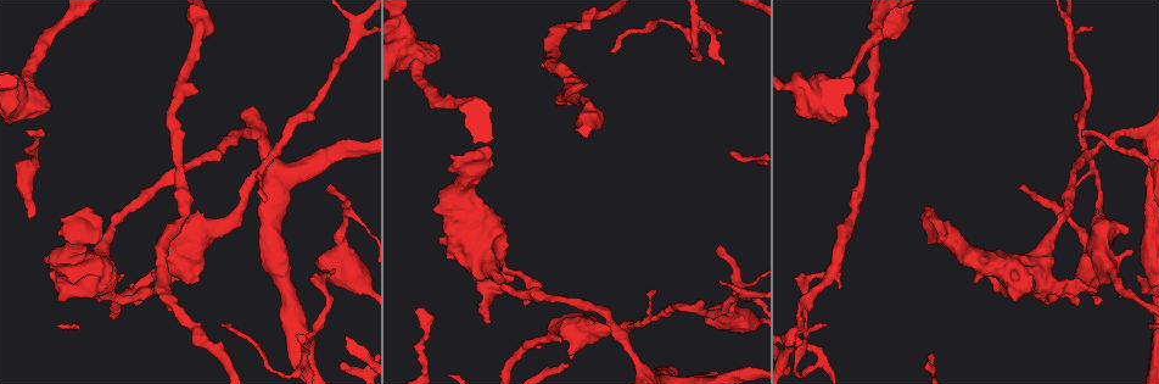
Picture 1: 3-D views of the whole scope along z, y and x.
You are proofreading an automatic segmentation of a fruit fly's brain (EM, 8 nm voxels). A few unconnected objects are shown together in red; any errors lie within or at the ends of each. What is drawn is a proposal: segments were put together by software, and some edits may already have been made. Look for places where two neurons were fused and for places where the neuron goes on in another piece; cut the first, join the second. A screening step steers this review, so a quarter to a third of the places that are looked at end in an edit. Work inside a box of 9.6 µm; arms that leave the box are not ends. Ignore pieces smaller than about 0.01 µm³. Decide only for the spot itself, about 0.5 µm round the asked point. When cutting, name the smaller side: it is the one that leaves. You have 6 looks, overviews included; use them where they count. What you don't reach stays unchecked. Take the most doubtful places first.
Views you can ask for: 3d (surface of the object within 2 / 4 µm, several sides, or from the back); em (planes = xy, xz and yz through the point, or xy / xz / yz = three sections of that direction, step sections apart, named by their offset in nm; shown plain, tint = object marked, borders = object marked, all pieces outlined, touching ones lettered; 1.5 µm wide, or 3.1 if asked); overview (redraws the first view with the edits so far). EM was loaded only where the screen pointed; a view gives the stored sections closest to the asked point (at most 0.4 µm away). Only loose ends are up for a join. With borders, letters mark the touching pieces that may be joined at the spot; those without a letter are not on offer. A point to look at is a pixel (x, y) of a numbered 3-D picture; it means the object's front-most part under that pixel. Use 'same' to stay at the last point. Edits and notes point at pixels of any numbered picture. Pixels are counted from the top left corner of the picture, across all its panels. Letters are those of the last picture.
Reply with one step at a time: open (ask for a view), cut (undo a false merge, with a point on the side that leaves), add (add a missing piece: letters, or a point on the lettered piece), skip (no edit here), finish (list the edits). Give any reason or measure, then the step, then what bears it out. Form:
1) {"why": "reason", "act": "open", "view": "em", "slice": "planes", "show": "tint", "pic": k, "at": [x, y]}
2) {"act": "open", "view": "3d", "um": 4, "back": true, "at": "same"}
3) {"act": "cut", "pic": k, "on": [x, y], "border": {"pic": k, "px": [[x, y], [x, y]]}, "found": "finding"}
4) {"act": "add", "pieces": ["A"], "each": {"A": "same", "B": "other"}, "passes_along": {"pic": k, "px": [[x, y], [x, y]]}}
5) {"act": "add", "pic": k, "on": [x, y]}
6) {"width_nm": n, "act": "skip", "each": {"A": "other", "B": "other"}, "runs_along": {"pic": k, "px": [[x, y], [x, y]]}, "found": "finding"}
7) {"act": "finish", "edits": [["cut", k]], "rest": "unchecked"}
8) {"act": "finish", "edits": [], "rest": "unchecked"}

{"why": "branch stops here", "act": "open", "view": "em", "slice": "xz", "step": 8, "show": "borders", "pic": 1, "at": [721, 250]}

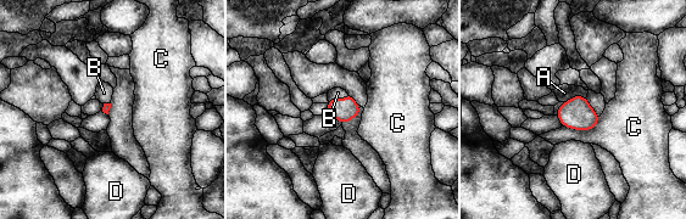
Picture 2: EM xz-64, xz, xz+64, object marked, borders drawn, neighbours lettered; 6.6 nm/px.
{"act": "open", "view": "em", "slice": "planes", "show": "borders", "at": "same"}

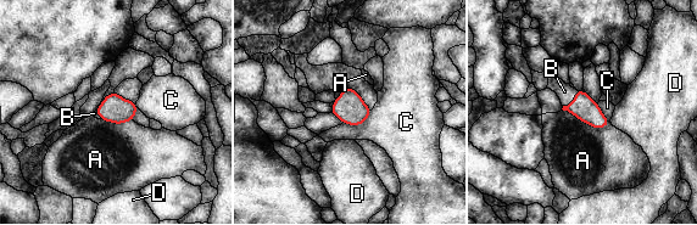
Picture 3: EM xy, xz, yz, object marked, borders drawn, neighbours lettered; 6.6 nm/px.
{"width_nm": 160, "act": "add", "pieces": ["B"], "each": {"A": "other", "B": "same", "C": "other", "D": "other"}, "passes_along": {"pic": 3, "px": [[584, 108], [574, 101], [564, 91]]}, "found": "the neuron continues"}

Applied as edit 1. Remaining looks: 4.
{"act": "open", "view": "overview"}

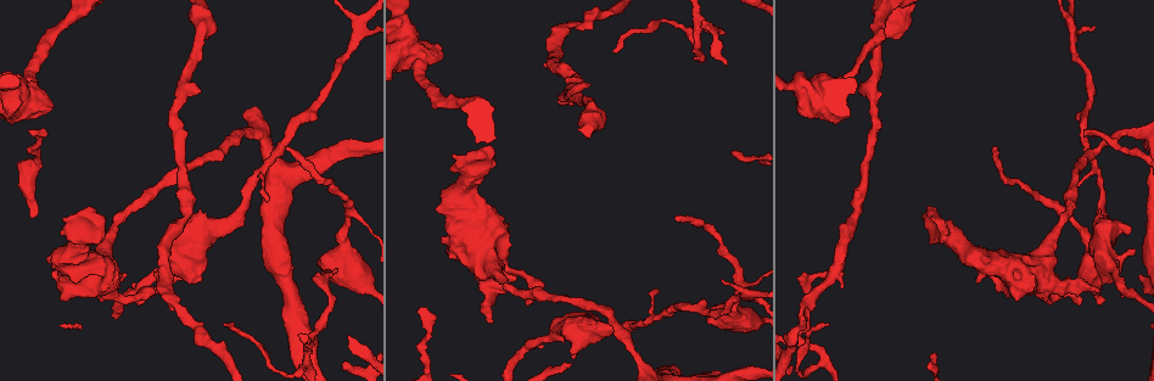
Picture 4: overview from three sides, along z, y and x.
{"why": "long arm stops here", "act": "open", "view": "3d", "um": 4, "pic": 4, "at": [675, 218]}

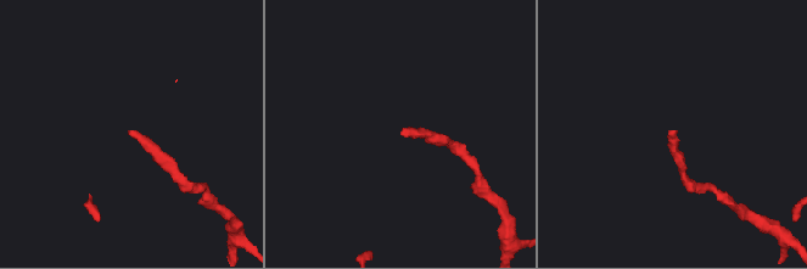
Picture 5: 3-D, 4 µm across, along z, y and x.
{"act": "open", "view": "em", "slice": "planes", "show": "borders", "pic": 5, "at": [128, 130]}

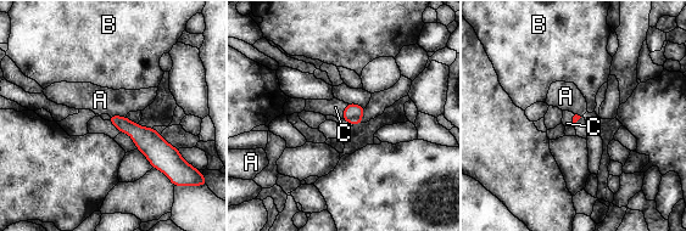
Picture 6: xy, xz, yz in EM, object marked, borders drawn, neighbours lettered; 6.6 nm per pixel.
{"act": "add", "pieces": ["C"], "each": {"A": "other", "B": "other", "C": "same"}, "passes_along": {"pic": 6, "px": [[352, 113], [344, 111], [335, 107]]}, "found": "the neuron continues"}

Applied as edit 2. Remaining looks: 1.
{"act": "finish", "edits": [["add", 3], ["add", 6]], "rest": "unchecked"}

